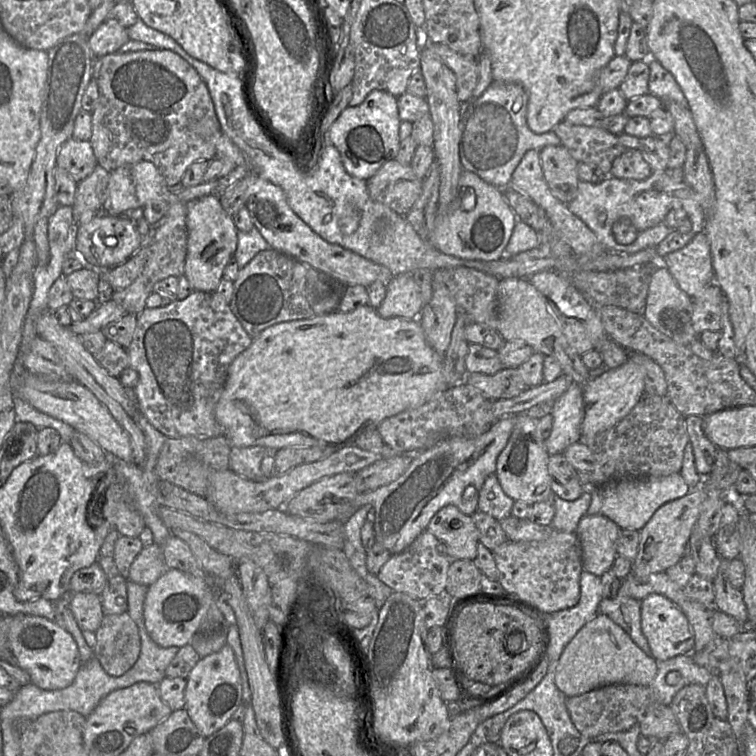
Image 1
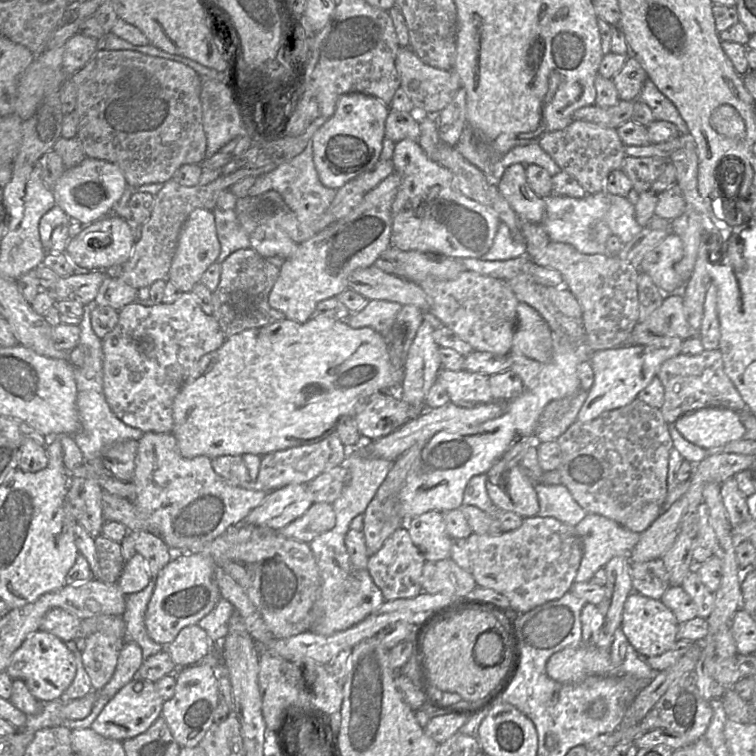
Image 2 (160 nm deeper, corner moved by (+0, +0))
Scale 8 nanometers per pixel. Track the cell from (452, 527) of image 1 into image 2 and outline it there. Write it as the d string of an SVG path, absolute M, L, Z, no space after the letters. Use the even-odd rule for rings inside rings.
M428 511L405 524L414 545L426 561L450 558L452 538L446 531L443 512Z

